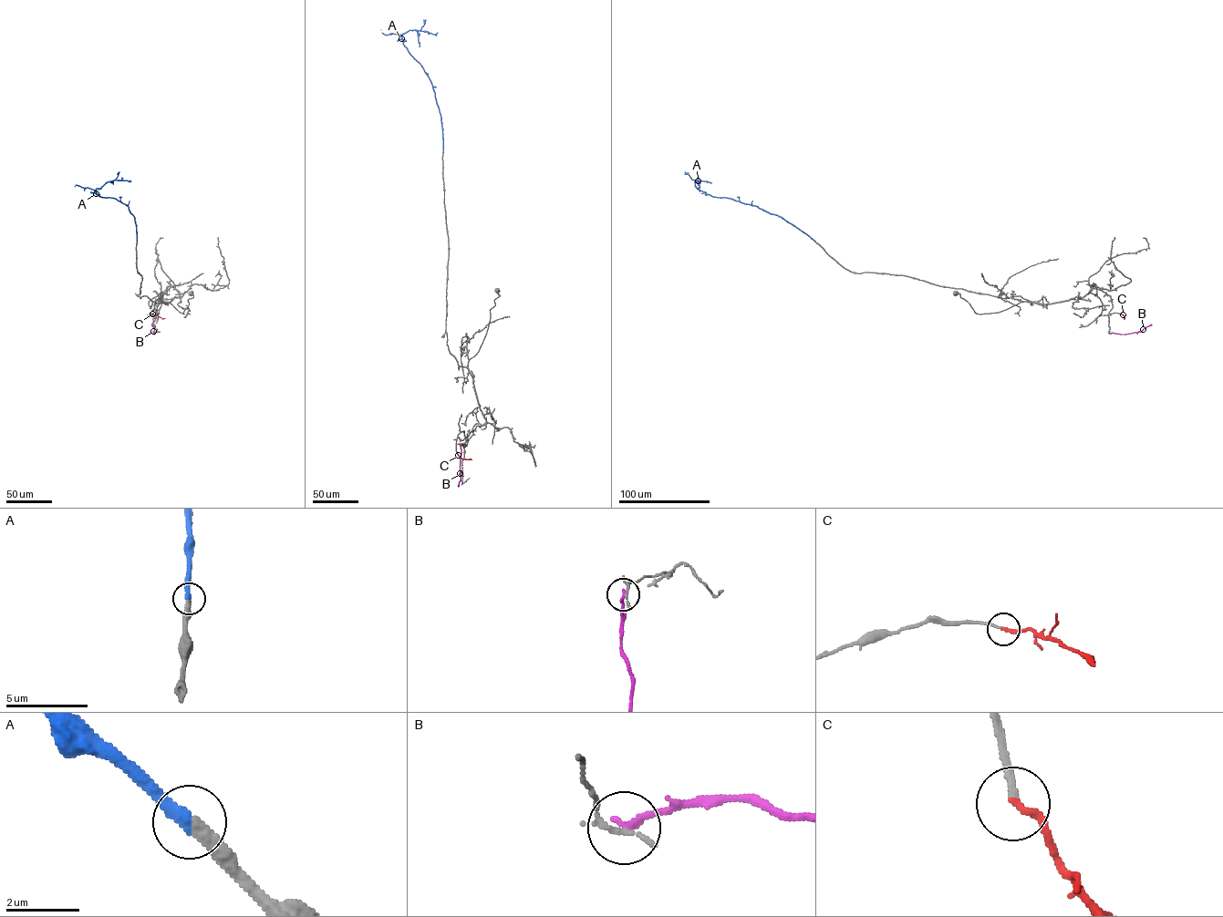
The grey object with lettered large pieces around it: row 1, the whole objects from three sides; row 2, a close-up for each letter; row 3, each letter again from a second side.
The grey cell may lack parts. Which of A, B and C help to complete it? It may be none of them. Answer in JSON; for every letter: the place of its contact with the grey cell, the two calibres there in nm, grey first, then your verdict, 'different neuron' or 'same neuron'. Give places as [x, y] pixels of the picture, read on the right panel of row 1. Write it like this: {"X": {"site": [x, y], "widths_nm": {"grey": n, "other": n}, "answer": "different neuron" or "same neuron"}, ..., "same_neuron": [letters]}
{"A": {"site": [814, 241], "widths_nm": {"grey": 340, "other": 360}, "answer": "same neuron"}, "B": {"site": [1110, 334], "widths_nm": {"grey": 170, "other": 180}, "answer": "different neuron"}, "C": {"site": [1118, 313], "widths_nm": {"grey": 150, "other": 170}, "answer": "same neuron"}, "same_neuron": ["A", "C"]}

